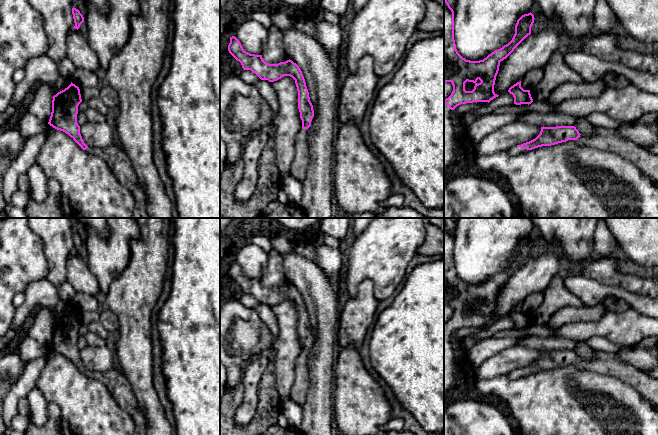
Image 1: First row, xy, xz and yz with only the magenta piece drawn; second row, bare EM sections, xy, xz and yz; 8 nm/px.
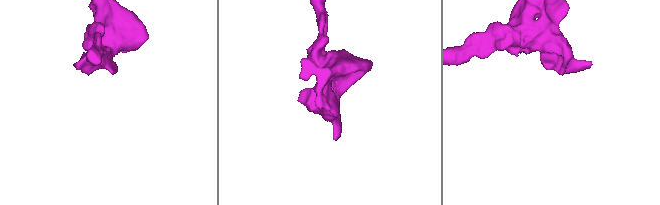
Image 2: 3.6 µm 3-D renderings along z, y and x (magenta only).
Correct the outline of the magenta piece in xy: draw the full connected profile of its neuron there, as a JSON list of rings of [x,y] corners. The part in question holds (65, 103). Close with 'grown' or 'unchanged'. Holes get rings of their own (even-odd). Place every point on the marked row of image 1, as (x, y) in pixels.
[[[71,84],[53,96],[52,112],[48,124],[68,134],[83,150],[102,158],[110,167],[114,176],[131,192],[135,206],[131,218],[151,218],[147,212],[146,195],[138,182],[132,162],[116,142],[105,148],[88,147],[80,134],[77,123],[78,106],[82,102],[80,89]]] | grown

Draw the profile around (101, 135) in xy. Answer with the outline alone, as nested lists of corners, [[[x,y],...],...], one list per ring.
[[[111,119],[103,123],[87,121],[80,126],[80,134],[88,147],[105,148],[117,142],[116,129]]]

